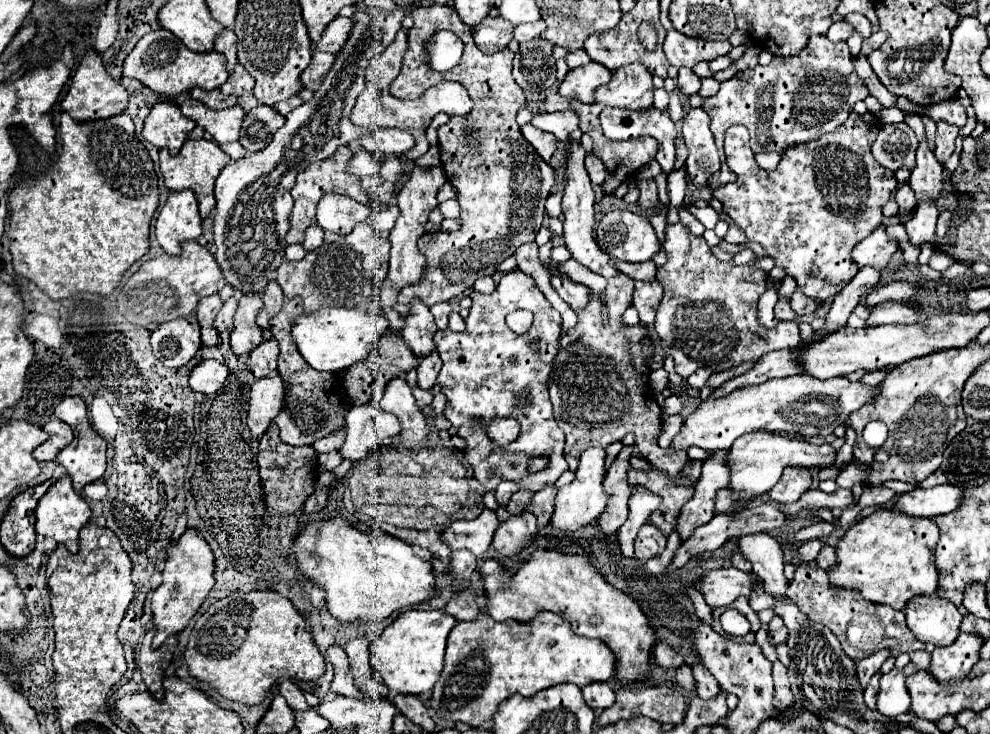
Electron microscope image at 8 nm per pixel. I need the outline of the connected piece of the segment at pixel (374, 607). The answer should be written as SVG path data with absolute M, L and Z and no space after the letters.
M341 516L325 518L321 524L319 520L305 524L303 530L297 534L297 538L293 540L291 550L297 558L299 572L305 578L309 578L313 584L323 588L329 612L337 616L337 620L341 622L347 622L347 620L381 622L387 616L391 616L395 610L425 602L435 594L435 578L431 574L431 564L415 556L411 550L411 544L399 538L393 538L389 534L381 534L381 538L377 540L371 534L359 532Z

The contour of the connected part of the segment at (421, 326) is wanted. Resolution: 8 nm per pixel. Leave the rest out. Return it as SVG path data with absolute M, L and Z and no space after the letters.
M411 300L409 314L403 316L403 324L405 326L401 330L401 336L415 356L425 356L435 350L433 336L437 332L437 326L427 304L421 304L421 300Z

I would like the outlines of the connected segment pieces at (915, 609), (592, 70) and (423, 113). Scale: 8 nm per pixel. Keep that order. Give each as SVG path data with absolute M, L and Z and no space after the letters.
M913 596L905 604L909 630L921 640L935 646L949 646L959 636L961 612L951 600L933 596Z
M589 62L585 66L579 66L567 72L565 80L559 86L559 94L589 104L593 102L595 88L599 88L601 84L607 84L609 78L611 78L611 72L605 66L597 62Z
M401 28L397 32L393 44L389 44L389 48L385 52L381 52L379 56L375 56L369 62L367 72L365 72L365 88L357 96L357 102L355 102L353 112L351 112L351 122L361 126L361 128L367 128L367 130L399 128L399 130L409 132L415 138L415 146L413 146L413 152L407 152L407 158L413 162L413 160L417 160L419 156L423 156L429 150L429 142L425 138L425 130L427 130L431 118L437 112L455 112L455 116L465 116L467 112L471 112L473 102L471 102L469 94L465 92L465 88L461 84L453 84L453 82L437 84L433 90L429 90L423 98L419 98L415 102L401 102L401 100L393 98L389 94L389 84L399 74L405 50L407 50L407 30Z

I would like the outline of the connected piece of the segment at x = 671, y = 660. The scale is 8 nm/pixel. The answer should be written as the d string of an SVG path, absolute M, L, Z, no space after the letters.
M659 642L657 646L655 646L655 662L661 666L661 668L665 668L665 670L669 670L669 668L681 668L683 664L685 664L685 660L683 660L683 656L679 654L679 652L675 652L675 650L671 650L665 642Z

